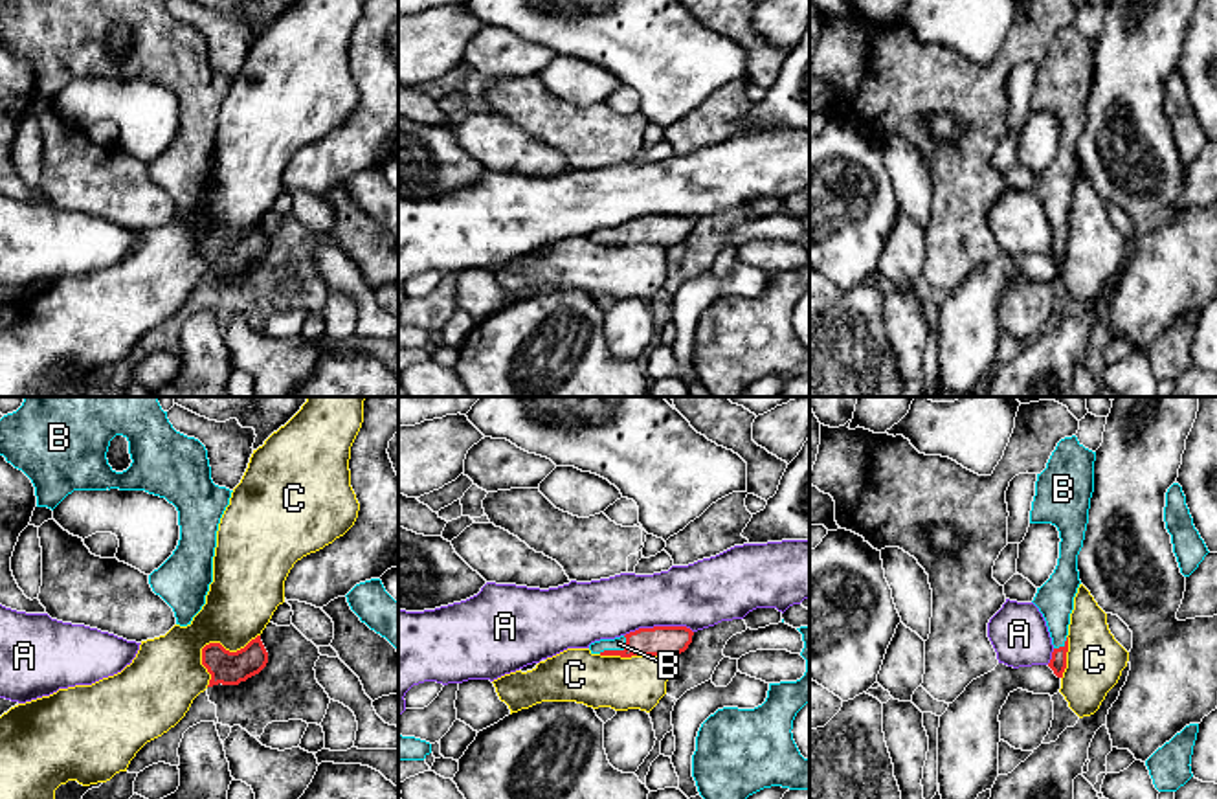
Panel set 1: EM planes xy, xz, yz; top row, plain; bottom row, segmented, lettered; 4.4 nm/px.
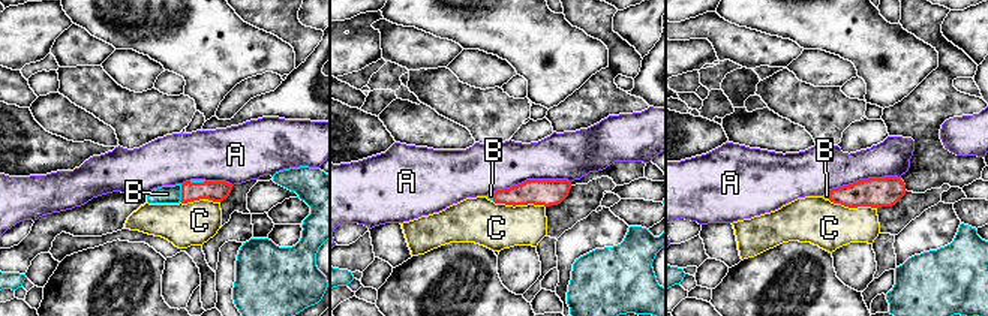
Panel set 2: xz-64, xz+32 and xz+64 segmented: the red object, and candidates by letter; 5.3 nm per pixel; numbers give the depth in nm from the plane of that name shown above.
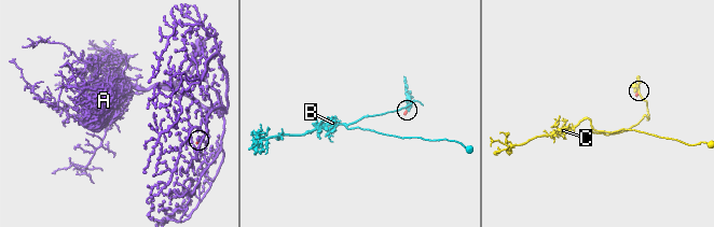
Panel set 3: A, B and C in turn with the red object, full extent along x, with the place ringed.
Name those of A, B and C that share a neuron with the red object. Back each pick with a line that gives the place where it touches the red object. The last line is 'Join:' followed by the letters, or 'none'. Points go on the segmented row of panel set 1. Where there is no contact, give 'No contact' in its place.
B: Touches red at xz (615, 651)
Join: B

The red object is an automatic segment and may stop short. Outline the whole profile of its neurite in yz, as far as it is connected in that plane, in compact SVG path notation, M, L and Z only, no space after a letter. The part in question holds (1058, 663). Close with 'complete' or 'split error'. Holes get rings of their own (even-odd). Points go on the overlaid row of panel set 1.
M1076 435L1061 439L1046 468L1037 474L1030 511L1030 523L1052 523L1061 538L1057 566L1032 601L1048 626L1054 645L1048 667L1057 678L1066 669L1070 613L1081 584L1077 555L1089 523L1094 461L1096 452L1085 448Z | split error

